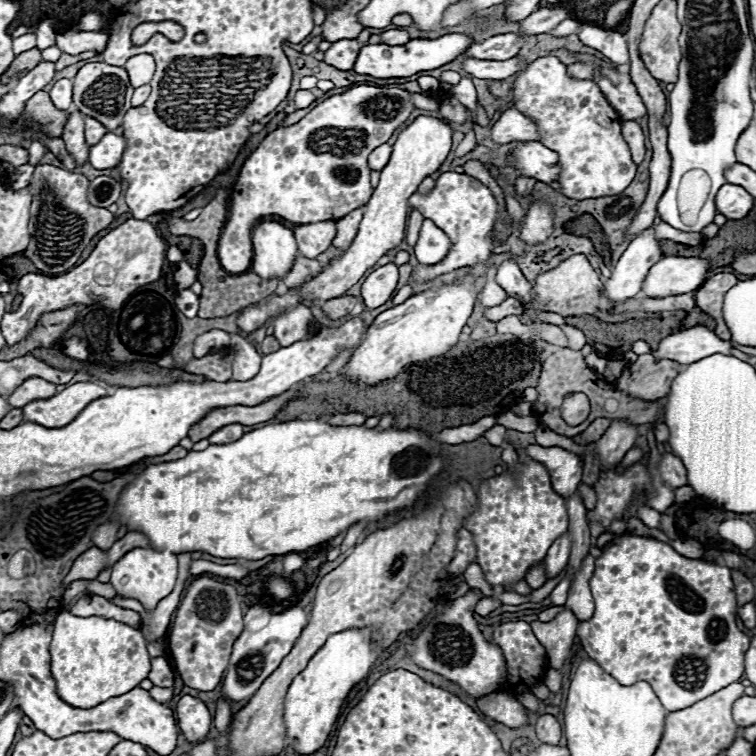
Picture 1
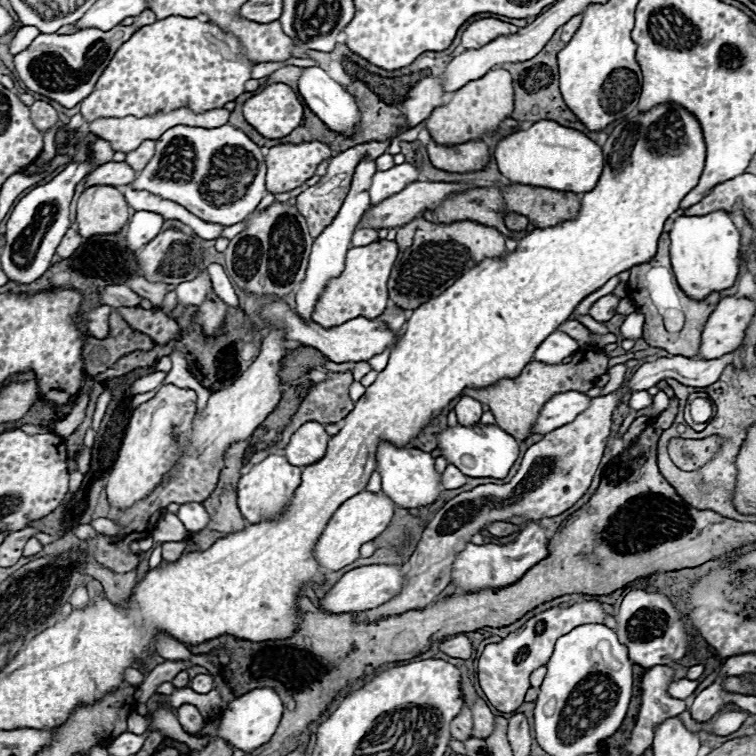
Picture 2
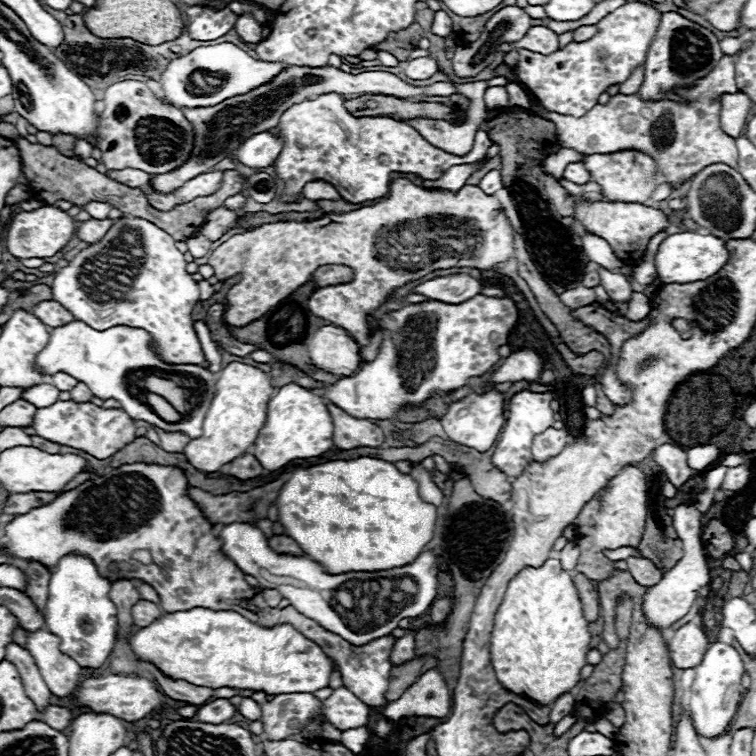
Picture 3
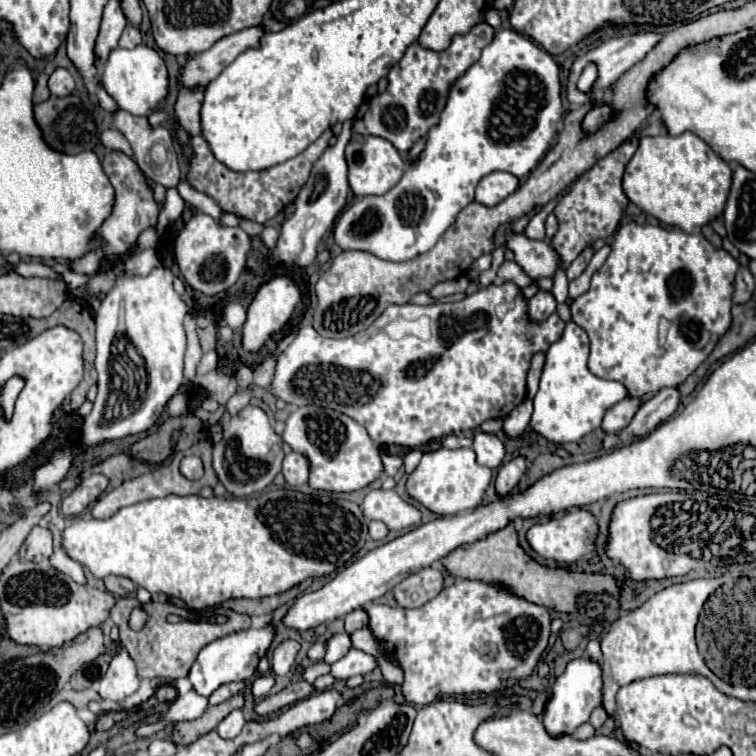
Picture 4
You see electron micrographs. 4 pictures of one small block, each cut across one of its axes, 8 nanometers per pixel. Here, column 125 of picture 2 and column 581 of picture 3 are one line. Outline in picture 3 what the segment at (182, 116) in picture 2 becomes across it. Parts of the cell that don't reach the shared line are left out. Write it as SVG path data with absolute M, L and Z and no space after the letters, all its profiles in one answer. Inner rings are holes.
M722 56L714 72L700 80L692 90L678 90L676 94L692 100L692 104L678 104L672 100L662 102L642 102L638 96L616 94L608 104L596 104L586 116L562 116L556 112L540 114L552 120L558 128L558 144L564 148L574 148L582 154L602 154L618 152L622 148L638 148L648 152L656 160L656 168L664 182L690 180L696 172L710 164L726 164L736 168L736 144L734 138L720 130L720 94L740 92L734 80L734 58Z

